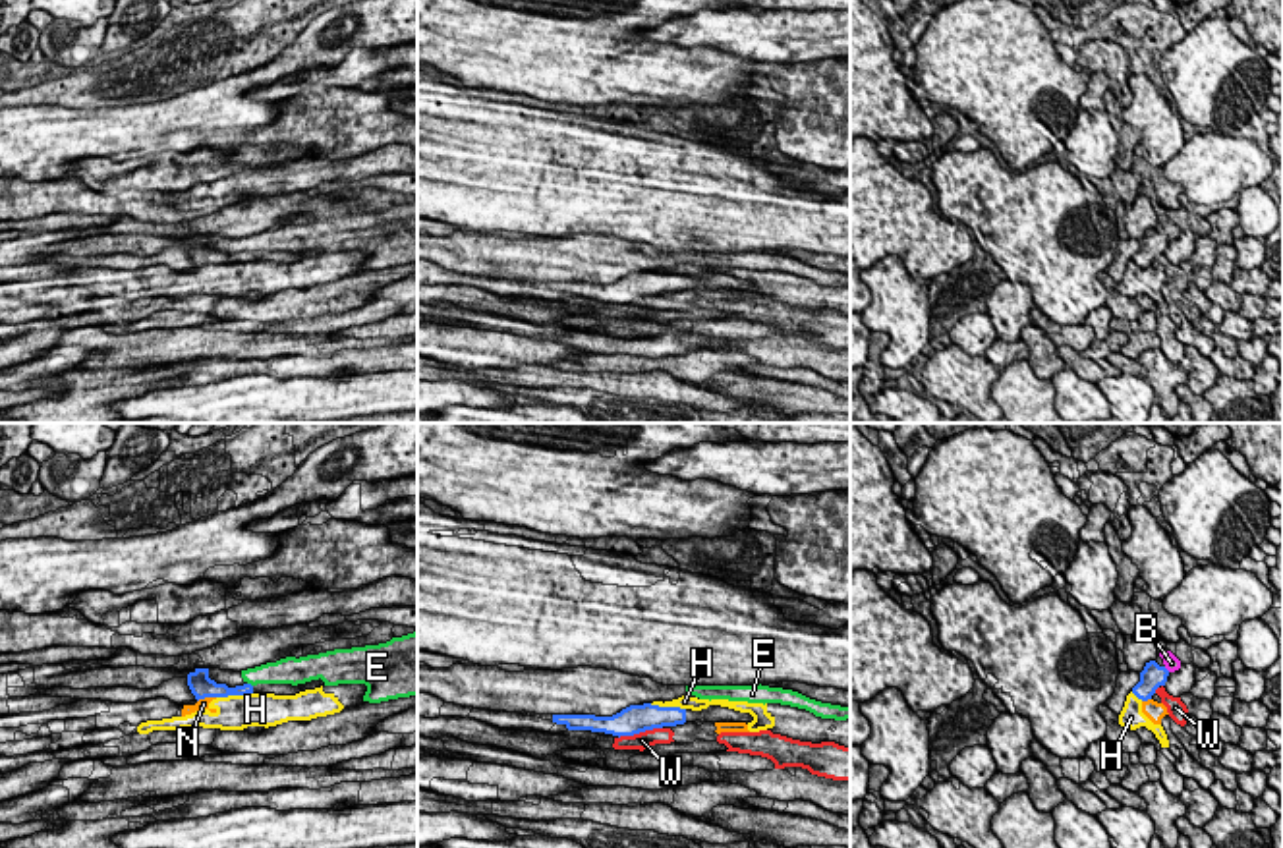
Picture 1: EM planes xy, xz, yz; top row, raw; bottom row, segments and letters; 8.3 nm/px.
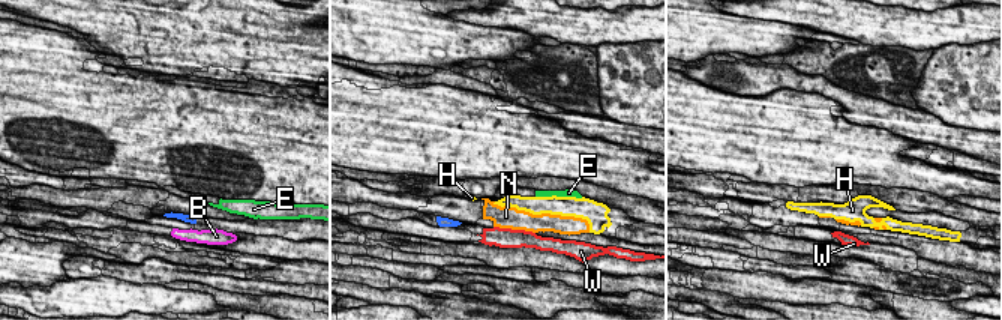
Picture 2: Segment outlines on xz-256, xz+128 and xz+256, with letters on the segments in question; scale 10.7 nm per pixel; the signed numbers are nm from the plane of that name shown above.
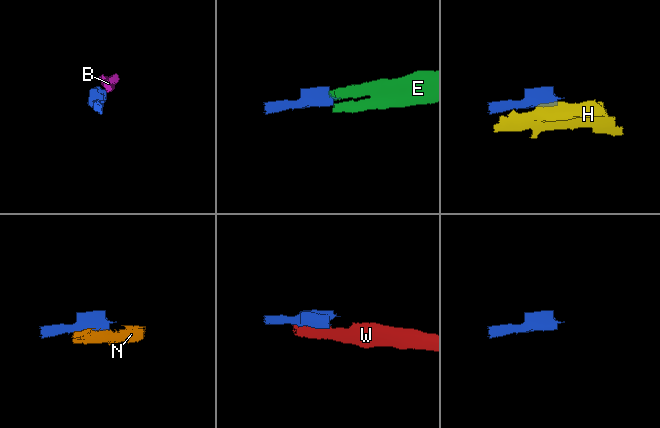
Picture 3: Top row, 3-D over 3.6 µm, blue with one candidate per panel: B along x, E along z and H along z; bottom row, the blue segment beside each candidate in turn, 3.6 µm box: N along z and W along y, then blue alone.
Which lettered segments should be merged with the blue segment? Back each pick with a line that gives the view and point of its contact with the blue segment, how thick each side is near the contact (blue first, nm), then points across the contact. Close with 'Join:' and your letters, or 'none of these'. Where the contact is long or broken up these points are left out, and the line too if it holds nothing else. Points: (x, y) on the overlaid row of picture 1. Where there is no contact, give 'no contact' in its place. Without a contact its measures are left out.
Join: none of these

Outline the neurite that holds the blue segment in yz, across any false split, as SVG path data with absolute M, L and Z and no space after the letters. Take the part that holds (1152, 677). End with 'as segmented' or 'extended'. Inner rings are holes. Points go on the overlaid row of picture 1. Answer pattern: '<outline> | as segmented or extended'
M1150 661L1140 672L1140 682L1132 688L1132 693L1138 699L1148 701L1159 686L1165 686L1167 676L1169 670L1165 666L1159 666L1155 661Z | as segmented

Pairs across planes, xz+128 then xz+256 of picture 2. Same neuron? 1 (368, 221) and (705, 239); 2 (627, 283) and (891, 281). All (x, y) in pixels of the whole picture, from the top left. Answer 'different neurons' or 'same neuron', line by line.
1: different neurons
2: same neuron

